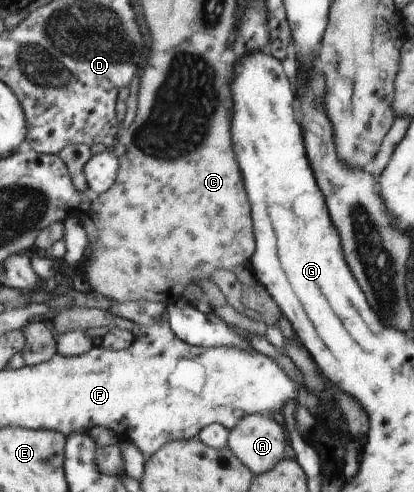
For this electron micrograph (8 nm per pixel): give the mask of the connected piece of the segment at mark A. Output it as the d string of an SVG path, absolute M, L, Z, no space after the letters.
M247 415L231 429L228 447L257 476L277 467L285 459L287 437L285 429L275 421L275 415Z

